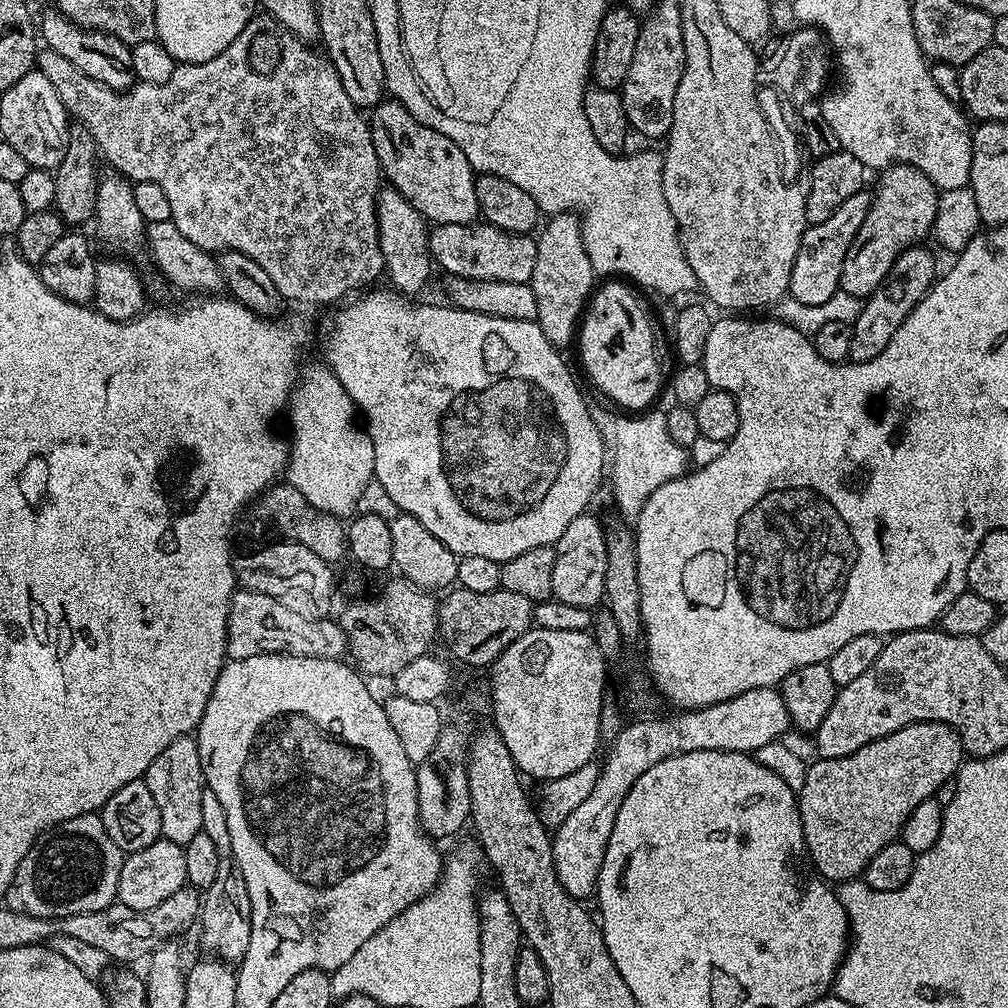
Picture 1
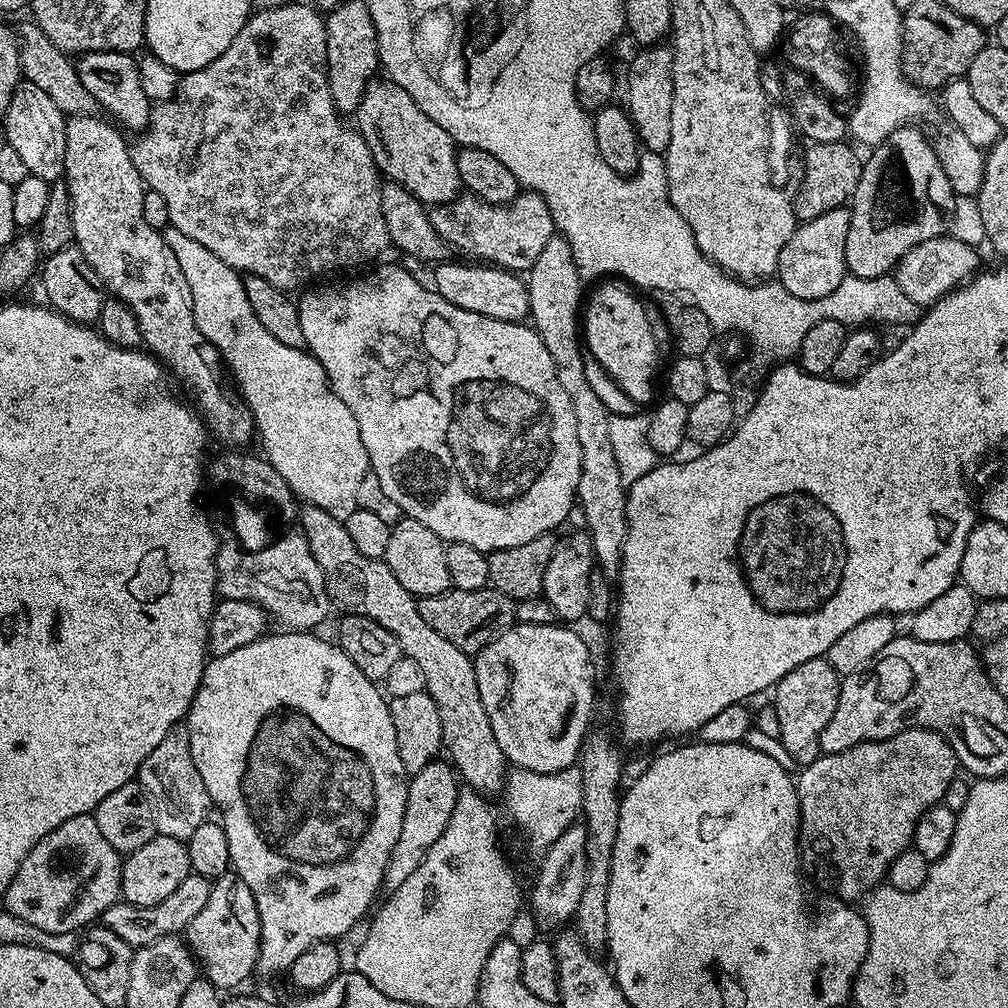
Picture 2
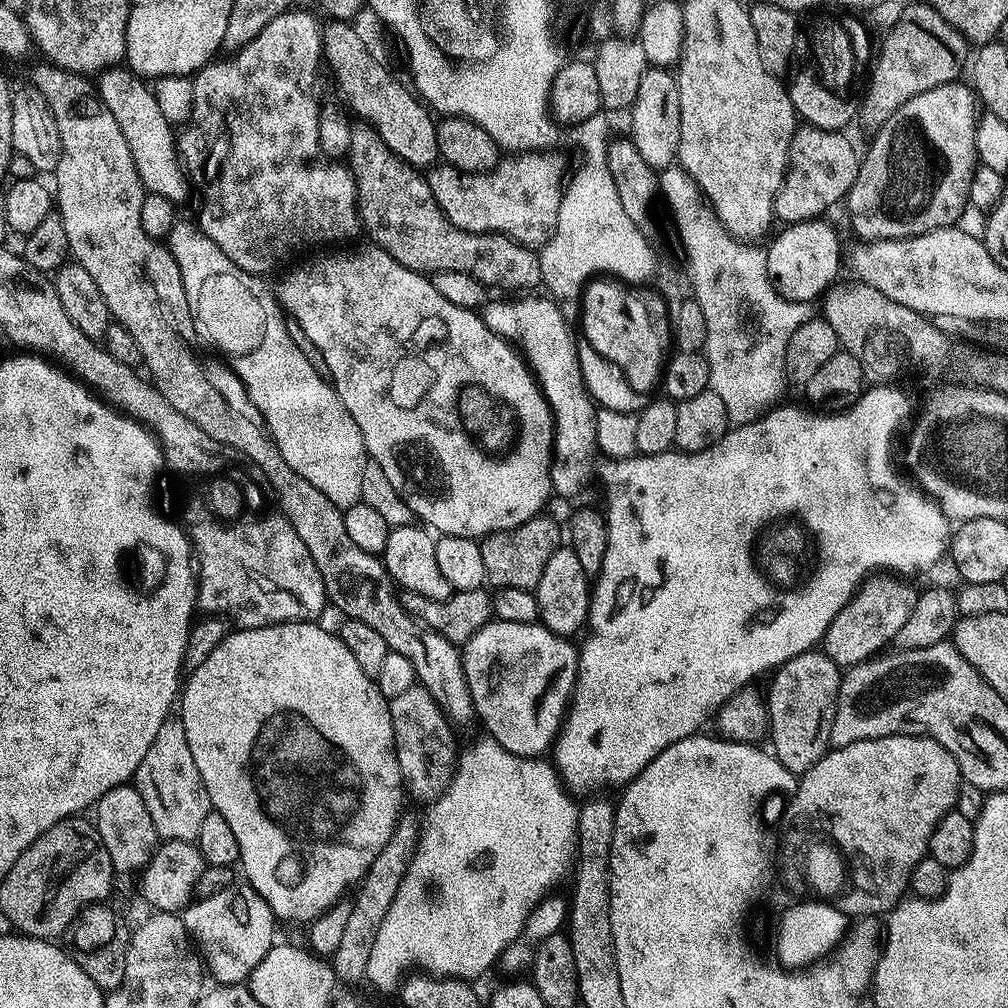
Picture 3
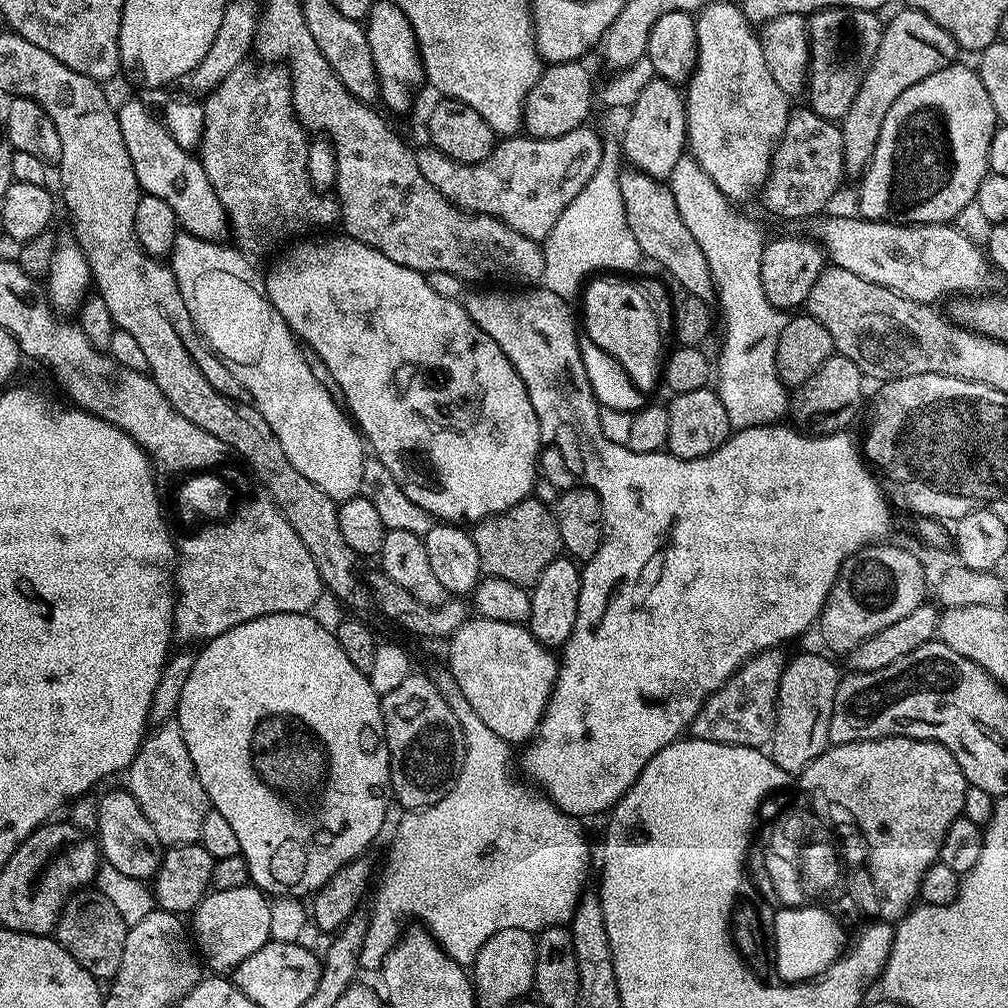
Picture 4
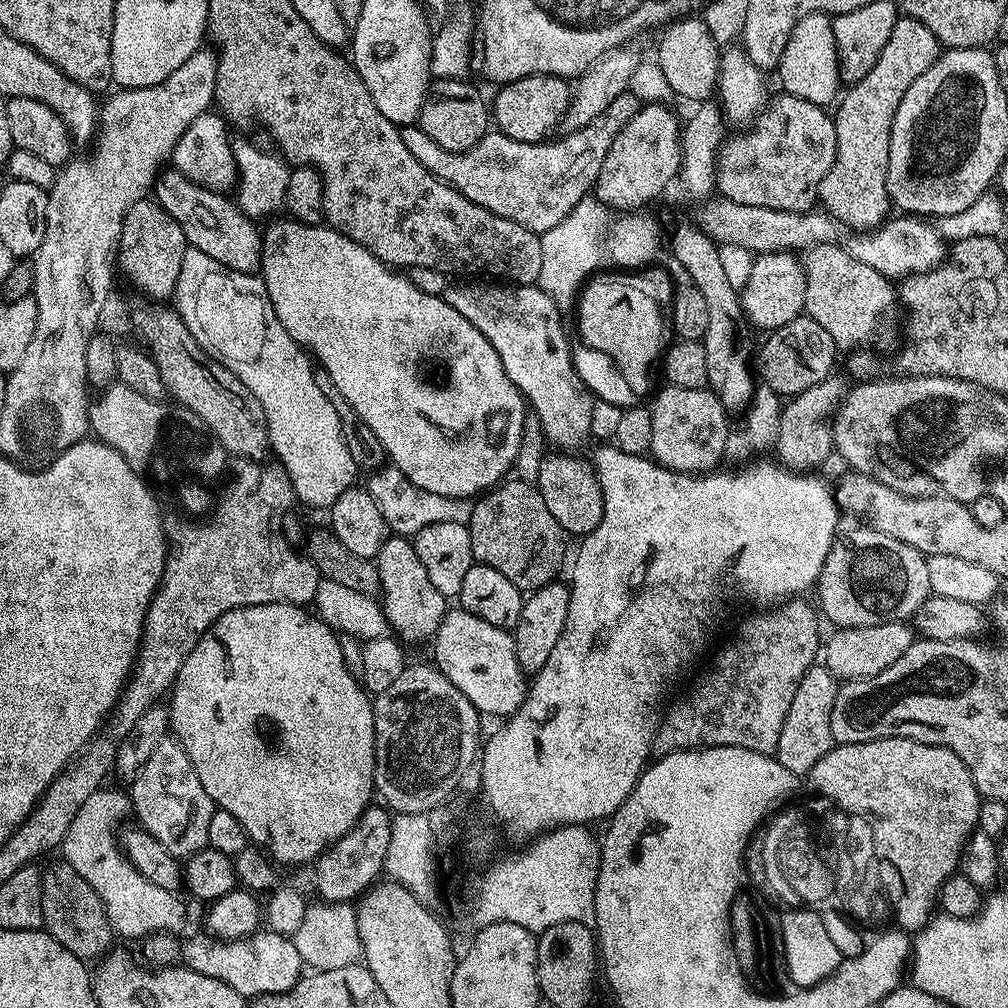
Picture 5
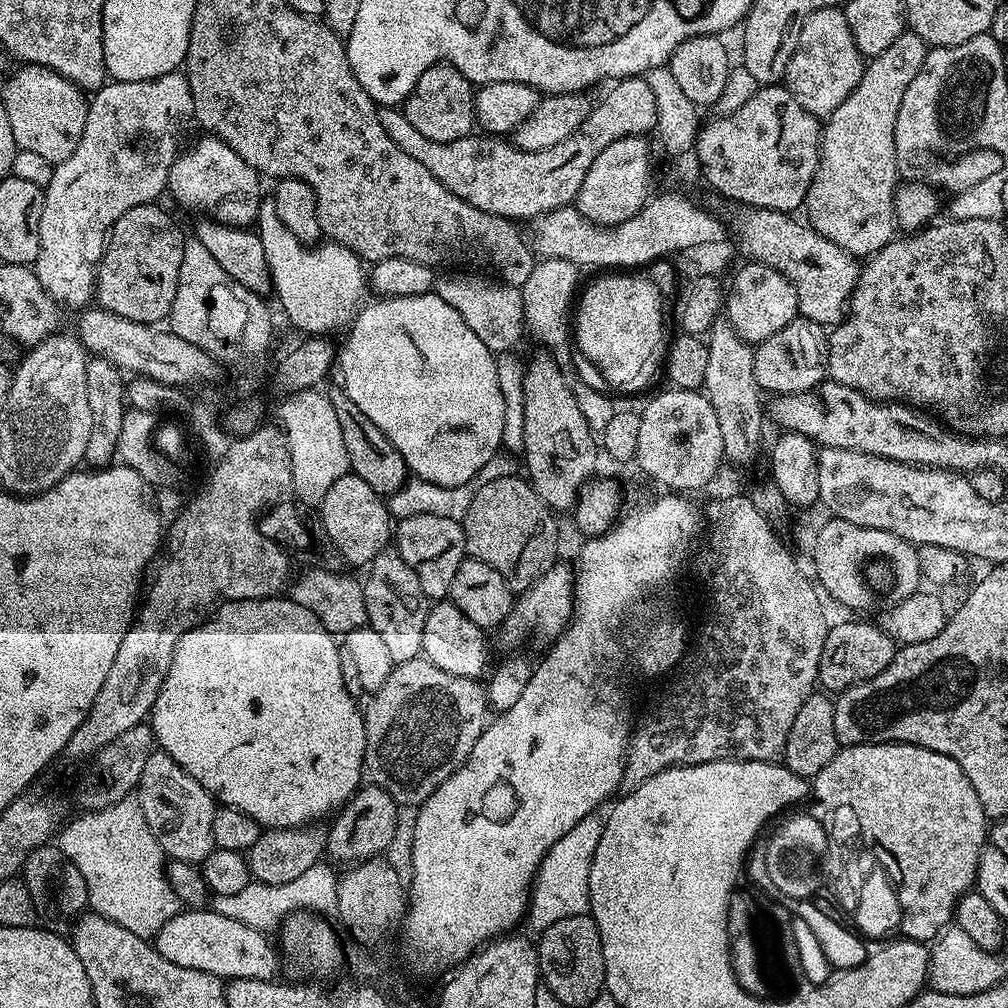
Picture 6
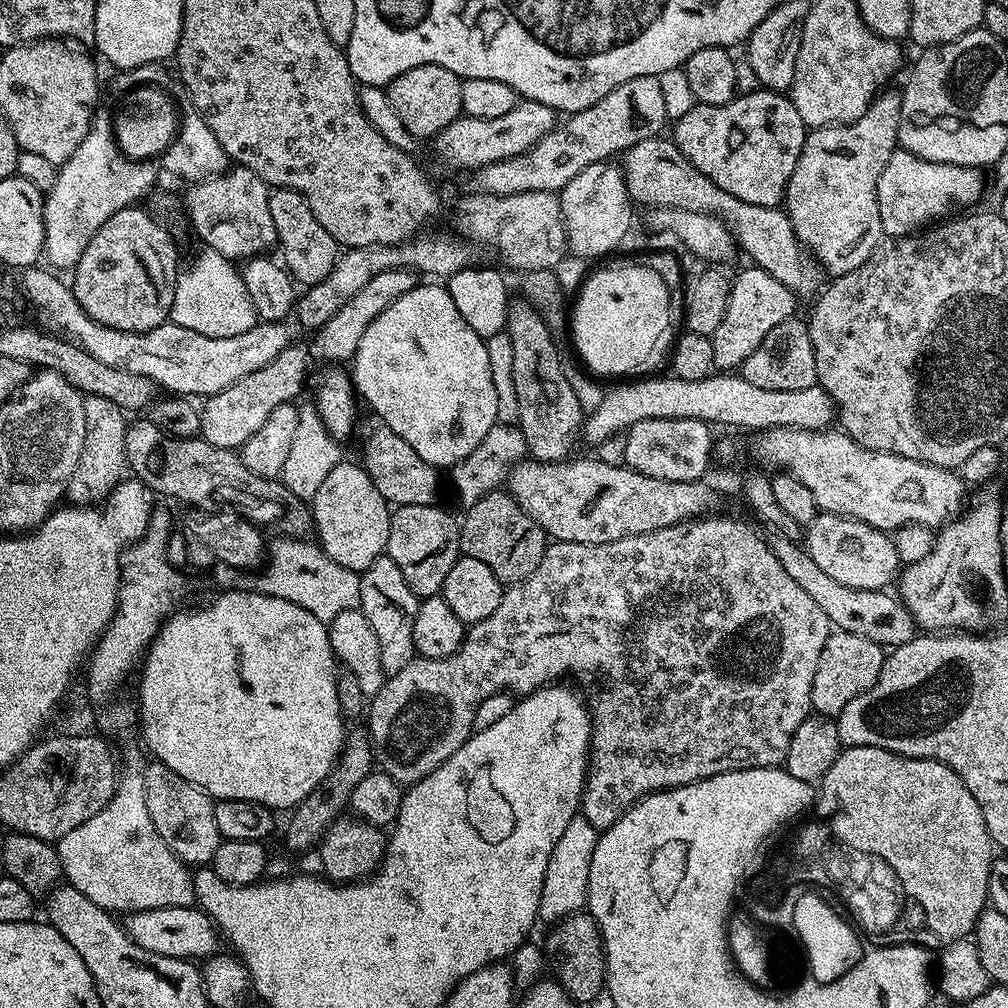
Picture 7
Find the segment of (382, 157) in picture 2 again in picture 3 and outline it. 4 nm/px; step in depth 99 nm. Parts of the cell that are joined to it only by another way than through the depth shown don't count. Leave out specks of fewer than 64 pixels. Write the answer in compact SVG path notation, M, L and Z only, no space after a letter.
M332 20L322 28L323 59L327 67L328 64L332 67L343 103L350 109L353 117L361 116L364 119L361 121L380 136L397 159L403 160L415 170L431 169L440 160L436 137L437 121L433 113L407 83L404 85L382 61L376 60L375 54L368 49L367 42L352 26L343 20Z

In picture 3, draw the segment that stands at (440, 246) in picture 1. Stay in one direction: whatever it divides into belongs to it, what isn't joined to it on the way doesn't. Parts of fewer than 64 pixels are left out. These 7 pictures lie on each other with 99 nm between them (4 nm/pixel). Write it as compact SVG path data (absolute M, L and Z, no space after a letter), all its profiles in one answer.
M516 154L511 158L501 159L493 172L470 174L451 168L449 164L441 163L427 173L426 179L442 214L458 230L467 232L492 232L508 236L518 244L527 246L543 246L556 233L558 222L558 206L564 197L562 176L556 169L554 161L544 157L544 154Z

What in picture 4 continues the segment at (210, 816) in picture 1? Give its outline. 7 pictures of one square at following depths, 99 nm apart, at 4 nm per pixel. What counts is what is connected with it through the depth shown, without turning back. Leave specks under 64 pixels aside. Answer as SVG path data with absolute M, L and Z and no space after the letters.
M247 884L232 890L214 890L201 900L190 922L199 955L212 968L224 974L233 971L242 961L260 950L270 937L270 905L267 895L255 885Z

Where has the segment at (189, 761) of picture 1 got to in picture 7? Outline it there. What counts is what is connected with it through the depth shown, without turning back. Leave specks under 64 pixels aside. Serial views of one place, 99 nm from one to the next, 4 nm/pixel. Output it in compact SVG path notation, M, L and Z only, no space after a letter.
M152 762L144 769L146 782L146 810L150 810L150 822L158 830L166 845L188 866L208 866L214 858L222 839L218 822L214 822L214 800L198 786L186 782L186 778L174 774L170 766Z

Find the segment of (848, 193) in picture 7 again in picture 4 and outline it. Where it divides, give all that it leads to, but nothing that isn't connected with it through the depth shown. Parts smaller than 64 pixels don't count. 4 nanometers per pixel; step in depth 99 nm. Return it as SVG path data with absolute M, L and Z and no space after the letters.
M907 6L901 8L892 21L889 19L885 23L882 42L878 42L878 50L867 61L858 94L842 121L844 171L849 177L859 177L868 168L874 146L878 146L882 122L886 122L886 110L898 102L899 96L910 90L910 86L916 82L930 78L935 72L948 68L958 60L954 38L950 38L950 34L946 34L946 30L942 30L934 18L926 18L926 14Z

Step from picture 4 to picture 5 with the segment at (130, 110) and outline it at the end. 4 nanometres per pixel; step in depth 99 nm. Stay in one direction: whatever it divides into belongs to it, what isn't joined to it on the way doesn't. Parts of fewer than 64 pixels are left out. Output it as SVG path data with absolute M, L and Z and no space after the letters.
M164 170L156 177L154 199L162 206L162 210L166 210L166 214L170 214L170 218L174 218L174 222L178 222L178 226L182 226L182 234L186 238L189 248L197 248L202 250L202 254L210 254L210 258L214 258L214 262L222 262L222 266L230 266L230 270L255 273L260 268L261 229L258 227L257 221L251 220L241 210L239 203L231 195L210 190L206 186L186 178L181 172Z

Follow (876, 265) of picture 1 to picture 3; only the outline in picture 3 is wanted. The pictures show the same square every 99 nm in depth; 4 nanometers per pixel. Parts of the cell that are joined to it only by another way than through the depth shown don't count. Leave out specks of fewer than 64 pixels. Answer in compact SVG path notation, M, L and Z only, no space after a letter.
M964 82L934 86L926 94L914 94L882 127L875 129L868 153L863 153L858 178L848 191L848 220L864 242L901 240L930 230L951 228L957 223L964 207L969 204L972 173L978 166L974 134L978 119L978 97Z

